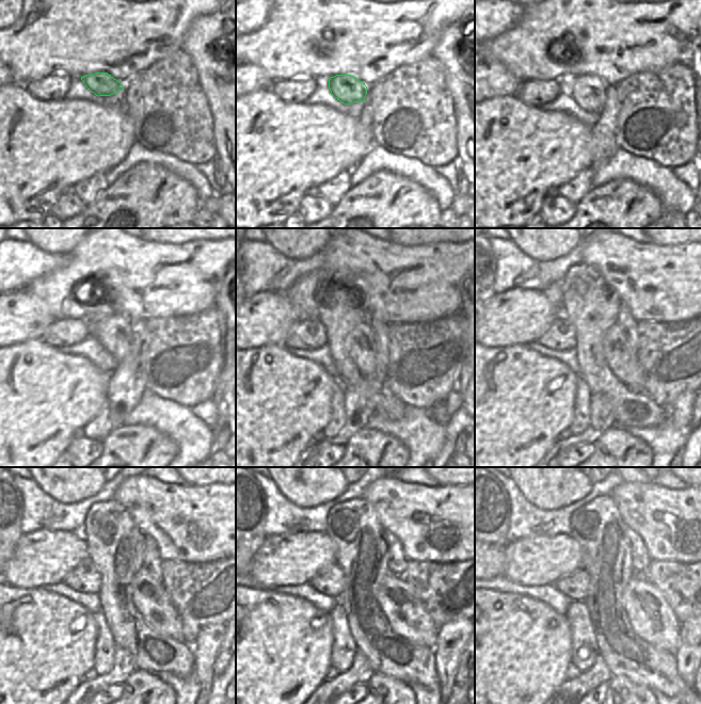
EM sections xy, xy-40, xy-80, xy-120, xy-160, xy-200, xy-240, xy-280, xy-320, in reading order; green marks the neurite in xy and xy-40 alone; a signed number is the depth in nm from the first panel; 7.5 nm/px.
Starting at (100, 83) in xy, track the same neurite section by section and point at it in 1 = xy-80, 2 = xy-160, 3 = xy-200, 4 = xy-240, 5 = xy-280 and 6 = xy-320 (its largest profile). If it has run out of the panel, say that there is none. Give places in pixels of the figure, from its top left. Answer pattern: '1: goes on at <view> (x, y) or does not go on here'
1: goes on at xy-80 (589, 91)
2: goes on at xy-160 (361, 345)
3: goes on at xy-200 (620, 347)
4: goes on at xy-240 (149, 597)
5: goes on at xy-280 (403, 609)
6: goes on at xy-320 (652, 619)

